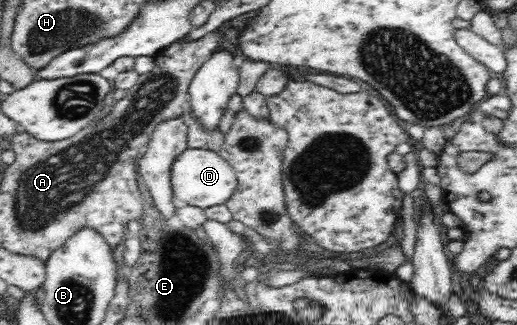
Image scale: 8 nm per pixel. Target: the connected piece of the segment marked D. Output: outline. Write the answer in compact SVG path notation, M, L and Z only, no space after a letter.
M188 147L175 156L170 171L173 194L189 205L203 209L211 205L221 205L231 197L237 185L235 169L218 151Z

